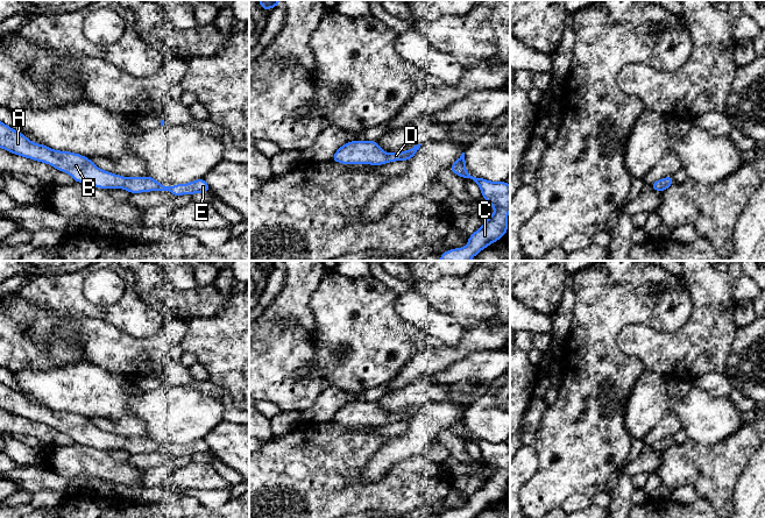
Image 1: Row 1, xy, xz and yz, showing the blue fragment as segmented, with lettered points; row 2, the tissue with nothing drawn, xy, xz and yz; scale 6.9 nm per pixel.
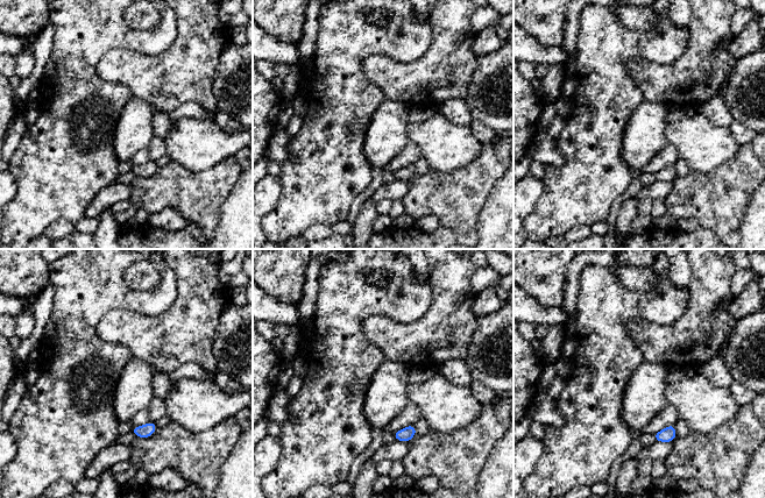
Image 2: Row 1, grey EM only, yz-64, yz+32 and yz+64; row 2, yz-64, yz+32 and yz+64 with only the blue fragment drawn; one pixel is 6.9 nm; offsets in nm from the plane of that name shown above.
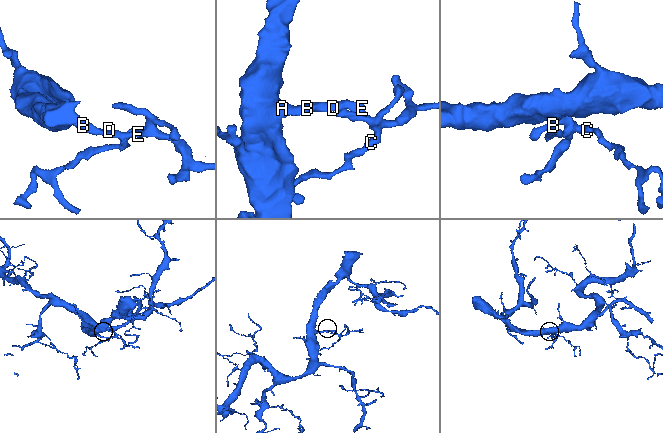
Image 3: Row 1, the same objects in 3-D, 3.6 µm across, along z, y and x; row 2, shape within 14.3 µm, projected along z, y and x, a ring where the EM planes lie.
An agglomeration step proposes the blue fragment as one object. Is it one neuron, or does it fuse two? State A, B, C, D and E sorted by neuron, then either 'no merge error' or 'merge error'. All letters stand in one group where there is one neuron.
A B C D E; no merge error

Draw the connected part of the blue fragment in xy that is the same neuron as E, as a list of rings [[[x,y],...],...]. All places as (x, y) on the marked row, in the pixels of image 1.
[[[0,121],[0,148],[8,152],[47,163],[70,175],[75,182],[99,189],[125,189],[130,194],[151,191],[170,191],[175,197],[206,193],[211,189],[204,178],[187,184],[165,186],[153,177],[123,177],[99,169],[90,158],[71,152],[54,150],[44,144],[31,142],[22,133]]]

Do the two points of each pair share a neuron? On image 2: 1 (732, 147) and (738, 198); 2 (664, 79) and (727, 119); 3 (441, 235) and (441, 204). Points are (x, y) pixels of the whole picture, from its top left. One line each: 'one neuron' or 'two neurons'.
1: two neurons
2: two neurons
3: two neurons

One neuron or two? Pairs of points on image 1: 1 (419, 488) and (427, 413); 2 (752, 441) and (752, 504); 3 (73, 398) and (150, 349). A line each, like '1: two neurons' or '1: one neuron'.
1: two neurons
2: two neurons
3: two neurons

